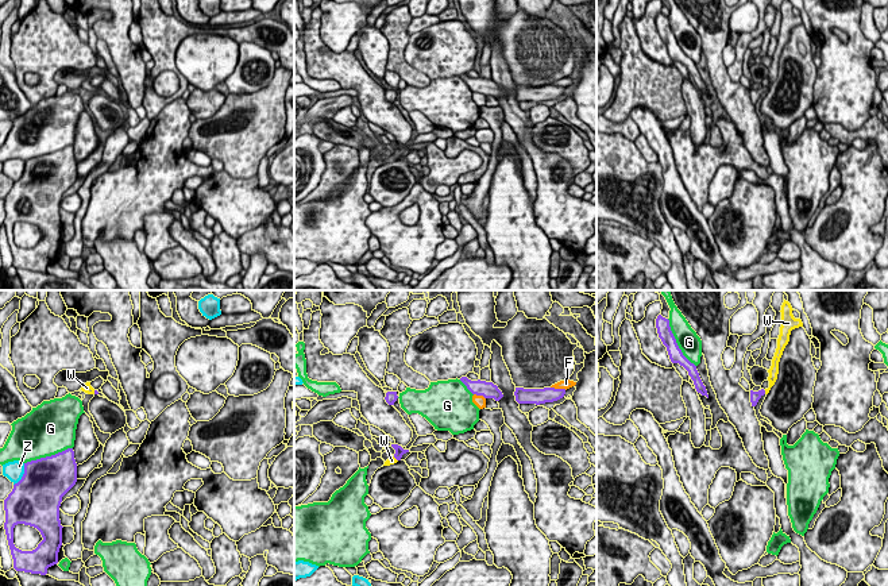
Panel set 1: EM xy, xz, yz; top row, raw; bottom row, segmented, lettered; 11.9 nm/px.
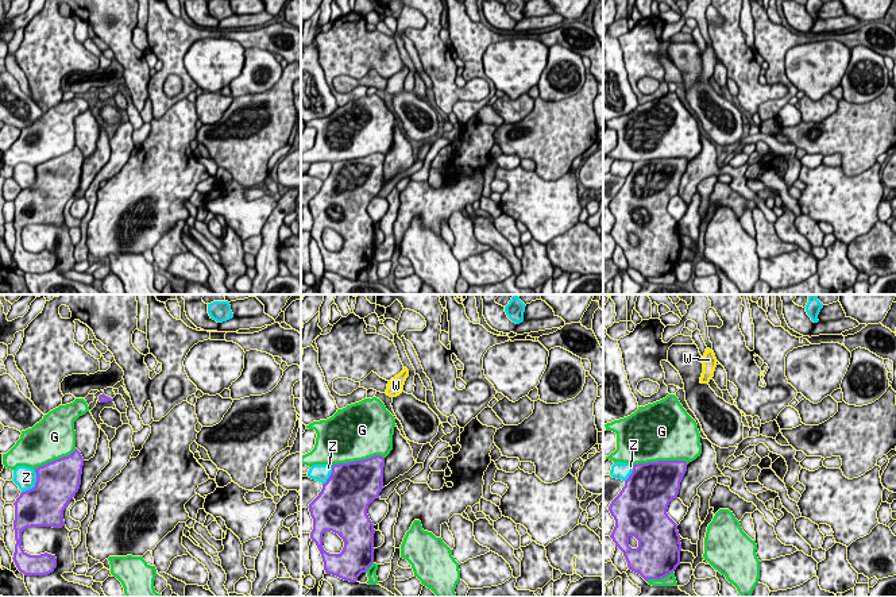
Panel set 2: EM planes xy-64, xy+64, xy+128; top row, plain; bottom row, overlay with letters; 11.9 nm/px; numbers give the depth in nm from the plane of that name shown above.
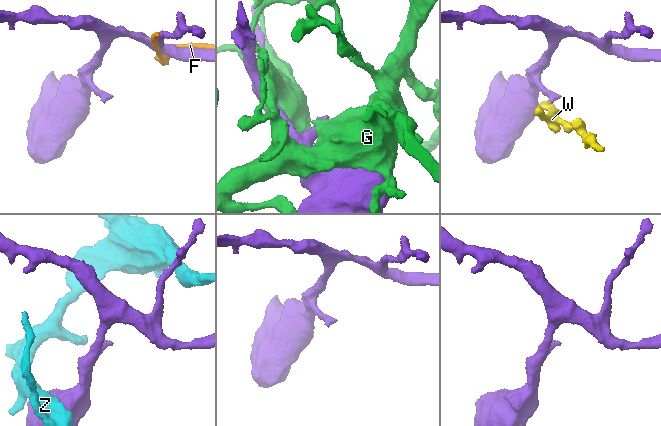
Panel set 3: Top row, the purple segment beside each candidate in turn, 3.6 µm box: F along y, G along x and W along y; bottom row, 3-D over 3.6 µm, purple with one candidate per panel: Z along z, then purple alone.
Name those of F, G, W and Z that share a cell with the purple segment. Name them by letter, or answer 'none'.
W

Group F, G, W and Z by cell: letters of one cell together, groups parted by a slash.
F / G / W / Z

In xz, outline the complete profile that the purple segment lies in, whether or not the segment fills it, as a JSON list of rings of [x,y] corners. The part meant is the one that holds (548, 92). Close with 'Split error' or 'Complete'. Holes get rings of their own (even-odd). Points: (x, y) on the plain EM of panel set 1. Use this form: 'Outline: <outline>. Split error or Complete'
Outline: [[[516,85],[514,93],[518,101],[545,101],[563,96],[565,86],[544,85],[544,86],[524,86]]]. Complete

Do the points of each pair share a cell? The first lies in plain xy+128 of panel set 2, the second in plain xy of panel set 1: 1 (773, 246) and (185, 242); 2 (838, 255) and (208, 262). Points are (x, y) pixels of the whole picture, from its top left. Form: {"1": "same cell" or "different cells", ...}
{"1": "different cells", "2": "different cells"}

